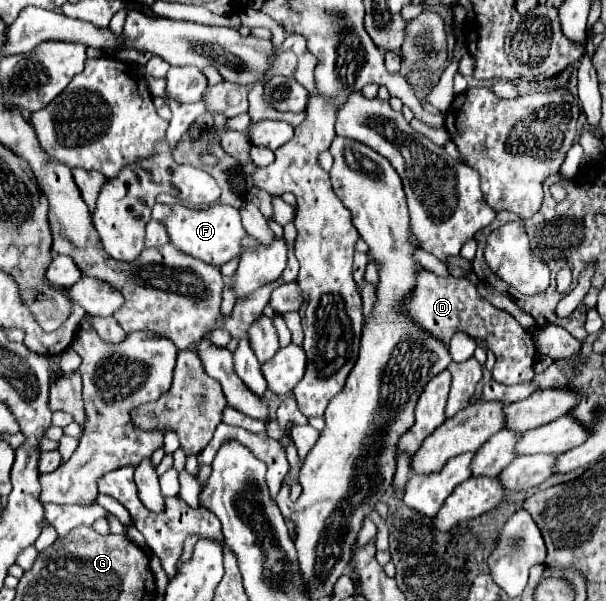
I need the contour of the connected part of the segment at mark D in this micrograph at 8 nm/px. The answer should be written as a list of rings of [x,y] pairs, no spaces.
[[[422,268],[416,272],[416,286],[412,290],[412,298],[408,298],[402,306],[406,316],[412,316],[414,324],[422,330],[430,332],[436,340],[446,344],[446,330],[466,332],[474,340],[484,340],[488,348],[496,354],[494,380],[506,386],[530,382],[534,378],[534,358],[536,348],[532,336],[504,310],[494,308],[490,302],[482,300],[476,292],[476,284],[464,278],[452,276],[436,276],[434,272]]]

